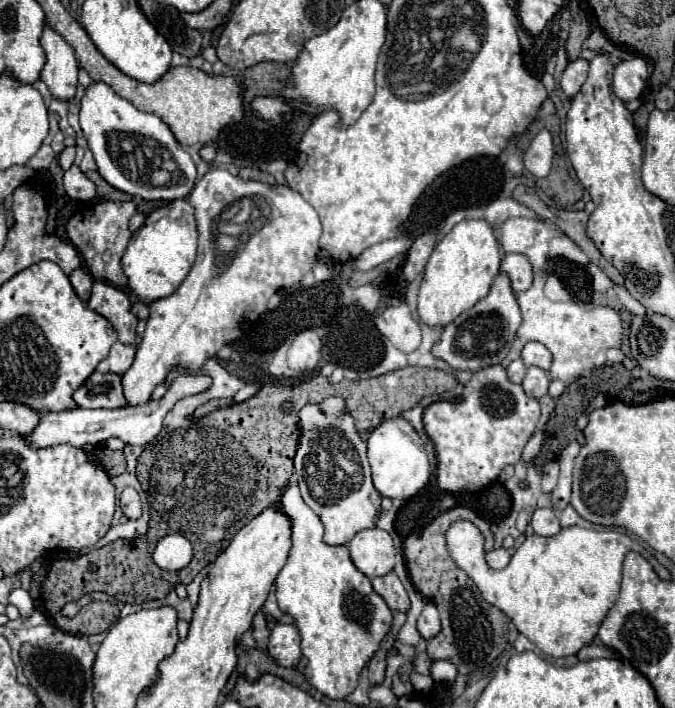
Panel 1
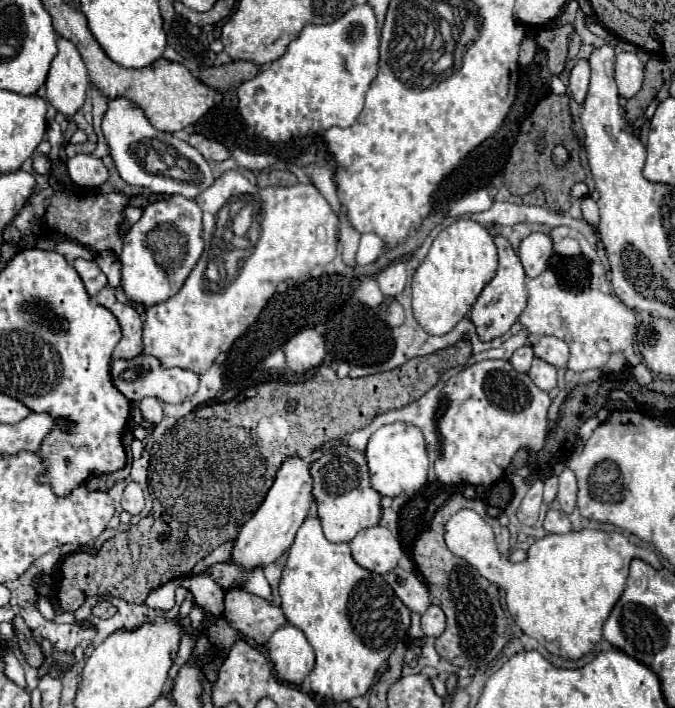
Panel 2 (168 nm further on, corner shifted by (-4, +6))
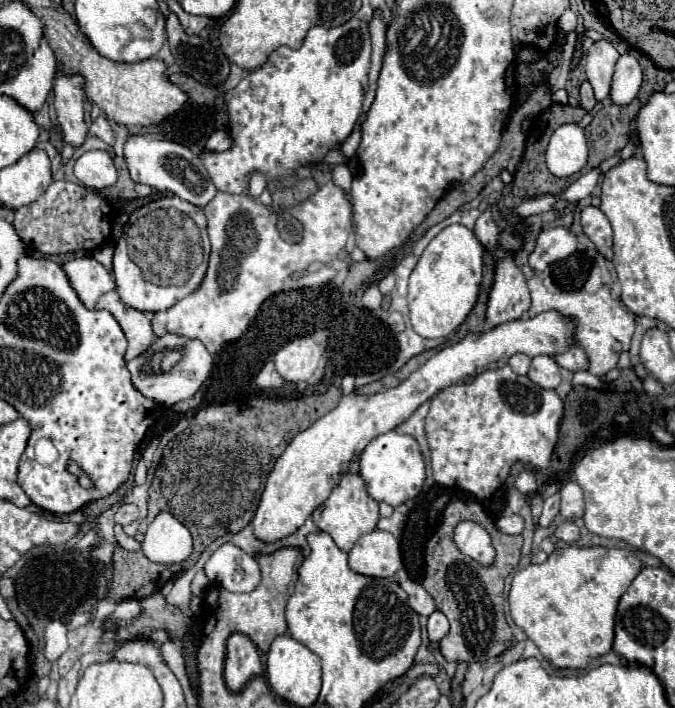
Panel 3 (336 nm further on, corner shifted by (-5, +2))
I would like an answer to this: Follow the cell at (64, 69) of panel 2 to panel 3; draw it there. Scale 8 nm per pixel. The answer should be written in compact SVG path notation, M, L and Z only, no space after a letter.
M57 73L57 81L53 85L55 89L55 111L59 125L63 129L63 141L81 147L87 137L87 123L83 115L83 77L81 75L71 75L67 77L65 73Z

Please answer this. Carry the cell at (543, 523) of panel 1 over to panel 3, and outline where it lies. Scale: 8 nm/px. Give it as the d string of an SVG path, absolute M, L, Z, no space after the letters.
M563 521L557 531L555 531L555 537L565 541L565 543L575 543L579 539L579 527L573 523L573 521Z

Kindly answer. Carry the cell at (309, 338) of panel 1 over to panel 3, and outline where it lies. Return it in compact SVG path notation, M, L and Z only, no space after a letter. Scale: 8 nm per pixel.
M299 337L283 345L273 361L277 373L285 381L307 381L315 373L319 361L323 357L321 347L311 337Z

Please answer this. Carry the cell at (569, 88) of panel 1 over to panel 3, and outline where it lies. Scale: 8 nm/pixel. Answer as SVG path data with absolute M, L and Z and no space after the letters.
M585 81L583 85L581 85L581 107L585 109L585 111L591 111L595 105L597 105L597 99L595 99L595 95L593 95L593 87L591 87L591 83L589 81Z

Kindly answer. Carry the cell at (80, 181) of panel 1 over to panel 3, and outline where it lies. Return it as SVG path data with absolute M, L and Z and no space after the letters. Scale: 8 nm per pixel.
M87 151L75 161L75 177L91 189L105 189L117 181L117 169L107 151Z

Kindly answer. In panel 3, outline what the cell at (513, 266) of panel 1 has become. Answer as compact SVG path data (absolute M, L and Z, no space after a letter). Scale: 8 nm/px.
M549 227L545 229L539 239L535 251L529 255L529 265L535 271L543 271L555 261L563 261L573 255L577 249L577 237L571 233L569 227Z

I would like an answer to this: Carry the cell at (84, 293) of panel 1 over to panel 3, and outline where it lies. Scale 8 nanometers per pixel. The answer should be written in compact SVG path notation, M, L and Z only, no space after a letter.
M81 257L81 259L71 259L63 265L63 271L75 289L77 297L87 309L95 309L97 299L115 289L115 281L111 273L93 257Z

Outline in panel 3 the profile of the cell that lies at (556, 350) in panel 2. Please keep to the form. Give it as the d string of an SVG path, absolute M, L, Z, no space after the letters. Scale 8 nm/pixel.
M573 345L567 353L557 355L555 361L557 361L561 367L565 367L565 369L569 369L569 371L573 371L573 373L575 373L575 371L585 371L585 369L589 367L589 359L587 359L585 351L583 351L579 345Z

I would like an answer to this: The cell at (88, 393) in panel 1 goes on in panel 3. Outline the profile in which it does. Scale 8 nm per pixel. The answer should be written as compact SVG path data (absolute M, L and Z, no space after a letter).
M165 333L163 337L157 337L145 353L127 363L127 369L133 375L133 385L137 385L137 389L145 397L167 407L193 397L203 385L203 381L209 377L211 367L213 357L199 339L189 339L175 333Z

